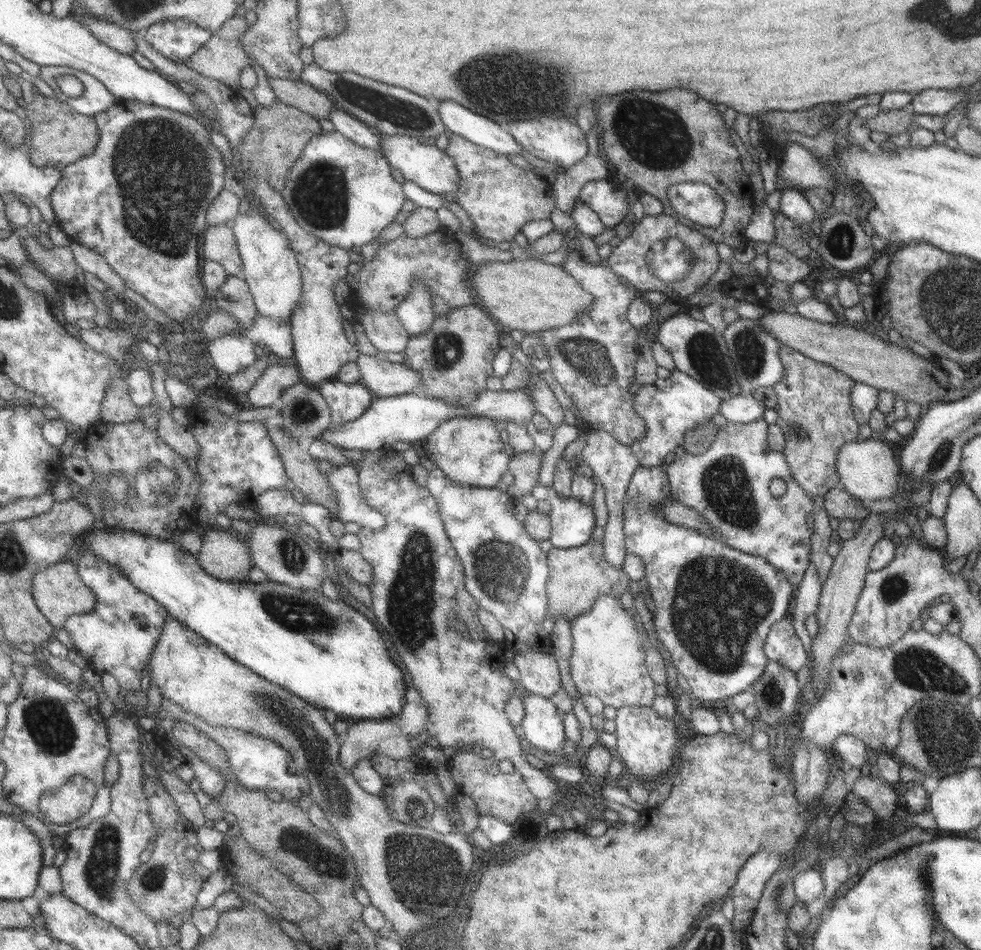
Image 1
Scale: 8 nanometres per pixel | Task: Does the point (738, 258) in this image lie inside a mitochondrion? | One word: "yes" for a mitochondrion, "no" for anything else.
no

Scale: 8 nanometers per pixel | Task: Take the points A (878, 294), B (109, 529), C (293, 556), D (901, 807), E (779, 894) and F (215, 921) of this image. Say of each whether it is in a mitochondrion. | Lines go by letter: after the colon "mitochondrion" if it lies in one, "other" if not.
A: other
B: other
C: mitochondrion
D: other
E: mitochondrion
F: other

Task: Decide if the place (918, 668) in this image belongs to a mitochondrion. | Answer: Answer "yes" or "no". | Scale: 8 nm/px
yes

